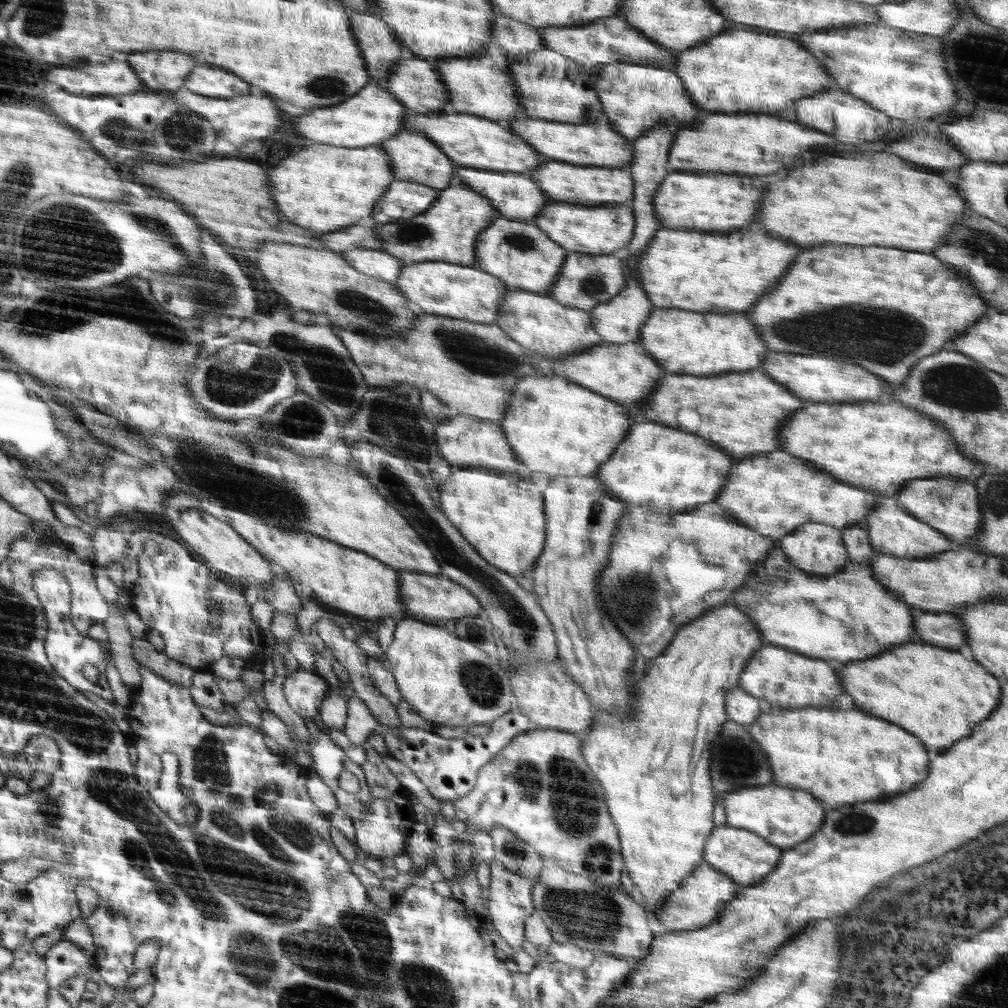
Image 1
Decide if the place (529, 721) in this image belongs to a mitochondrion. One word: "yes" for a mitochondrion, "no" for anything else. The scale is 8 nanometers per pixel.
no

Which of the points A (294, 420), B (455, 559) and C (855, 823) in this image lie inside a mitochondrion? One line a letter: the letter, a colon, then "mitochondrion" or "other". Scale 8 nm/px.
A: mitochondrion
B: mitochondrion
C: mitochondrion

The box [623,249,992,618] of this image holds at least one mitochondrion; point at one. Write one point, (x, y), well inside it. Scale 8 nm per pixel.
(884, 337)

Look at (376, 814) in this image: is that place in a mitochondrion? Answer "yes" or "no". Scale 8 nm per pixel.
no

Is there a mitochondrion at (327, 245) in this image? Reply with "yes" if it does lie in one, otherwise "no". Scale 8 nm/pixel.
no

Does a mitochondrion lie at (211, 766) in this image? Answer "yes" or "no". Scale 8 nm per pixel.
yes

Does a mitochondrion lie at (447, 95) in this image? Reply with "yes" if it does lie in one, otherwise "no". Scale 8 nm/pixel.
no

